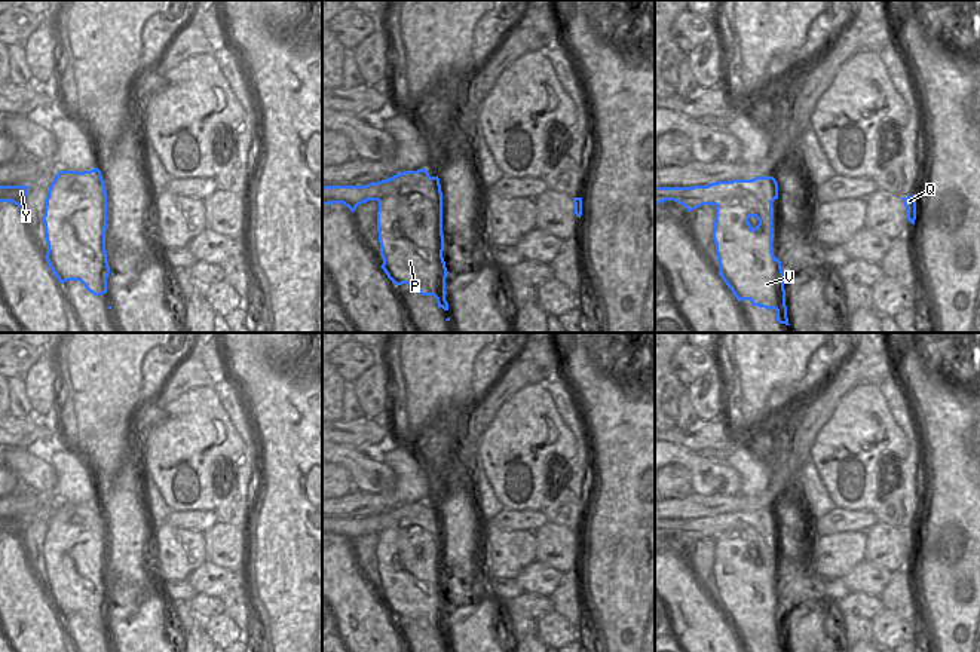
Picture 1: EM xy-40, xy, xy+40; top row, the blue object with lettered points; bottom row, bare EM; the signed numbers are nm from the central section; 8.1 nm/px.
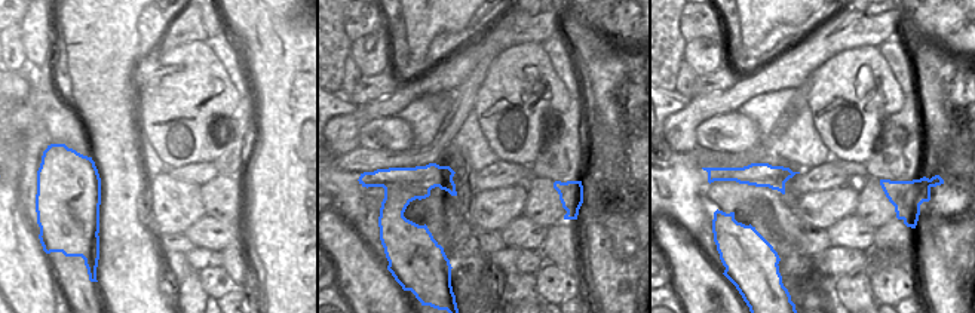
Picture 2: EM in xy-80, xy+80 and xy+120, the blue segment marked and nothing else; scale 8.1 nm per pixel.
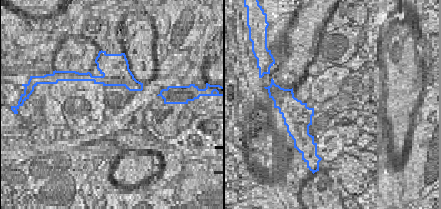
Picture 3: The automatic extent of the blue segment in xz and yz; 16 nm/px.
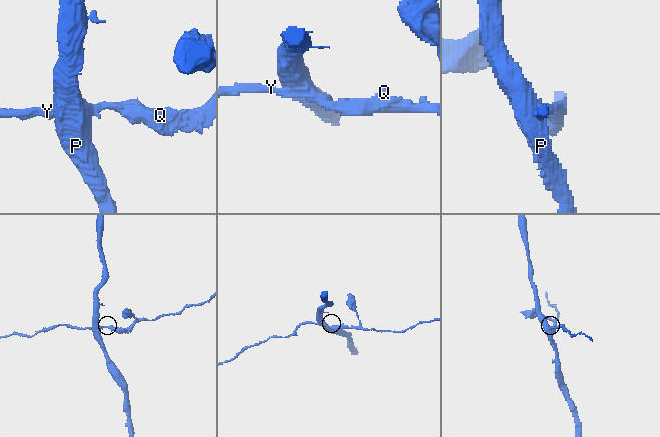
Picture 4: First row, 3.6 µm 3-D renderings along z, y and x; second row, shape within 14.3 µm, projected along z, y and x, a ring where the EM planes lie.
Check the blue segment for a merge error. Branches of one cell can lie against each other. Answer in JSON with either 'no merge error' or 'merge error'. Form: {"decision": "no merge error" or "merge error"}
{"decision": "merge error"}

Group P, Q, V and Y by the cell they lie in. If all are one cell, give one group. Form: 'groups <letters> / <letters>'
groups P V / Q Y

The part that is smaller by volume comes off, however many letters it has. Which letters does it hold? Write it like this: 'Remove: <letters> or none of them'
Remove: Q, Y

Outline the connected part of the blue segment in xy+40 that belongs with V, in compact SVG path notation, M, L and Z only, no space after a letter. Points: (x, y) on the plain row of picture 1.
M756 527L729 530L716 538L713 557L719 607L738 634L750 633L751 639L777 643L777 652L787 651L784 604L780 591L772 585L772 536L762 536Z

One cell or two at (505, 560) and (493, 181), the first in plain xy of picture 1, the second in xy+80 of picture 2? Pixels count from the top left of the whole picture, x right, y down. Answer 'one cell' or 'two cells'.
two cells

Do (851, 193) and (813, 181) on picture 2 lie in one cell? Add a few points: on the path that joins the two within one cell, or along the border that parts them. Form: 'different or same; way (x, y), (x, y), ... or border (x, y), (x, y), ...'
different; border (848, 180), (833, 189), (811, 190), (800, 196)

